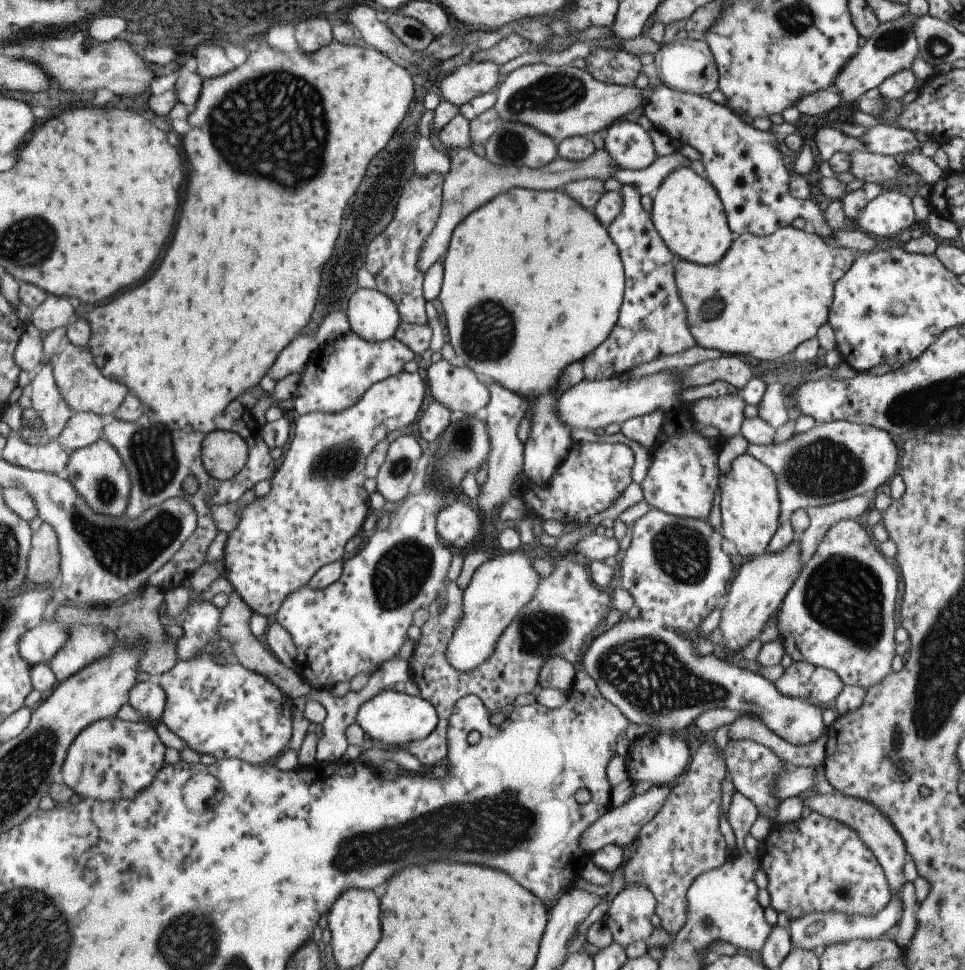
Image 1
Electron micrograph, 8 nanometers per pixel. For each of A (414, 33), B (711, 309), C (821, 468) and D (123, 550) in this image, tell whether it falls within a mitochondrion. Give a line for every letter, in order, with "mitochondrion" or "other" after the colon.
A: mitochondrion
B: mitochondrion
C: mitochondrion
D: mitochondrion

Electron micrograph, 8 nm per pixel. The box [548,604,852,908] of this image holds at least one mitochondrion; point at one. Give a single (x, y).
(646, 672)

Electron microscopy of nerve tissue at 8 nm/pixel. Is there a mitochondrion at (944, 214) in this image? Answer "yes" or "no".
no

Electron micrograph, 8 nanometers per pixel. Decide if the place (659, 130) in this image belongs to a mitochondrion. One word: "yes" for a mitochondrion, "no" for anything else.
no

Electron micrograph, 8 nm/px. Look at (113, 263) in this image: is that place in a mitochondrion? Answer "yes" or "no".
no

